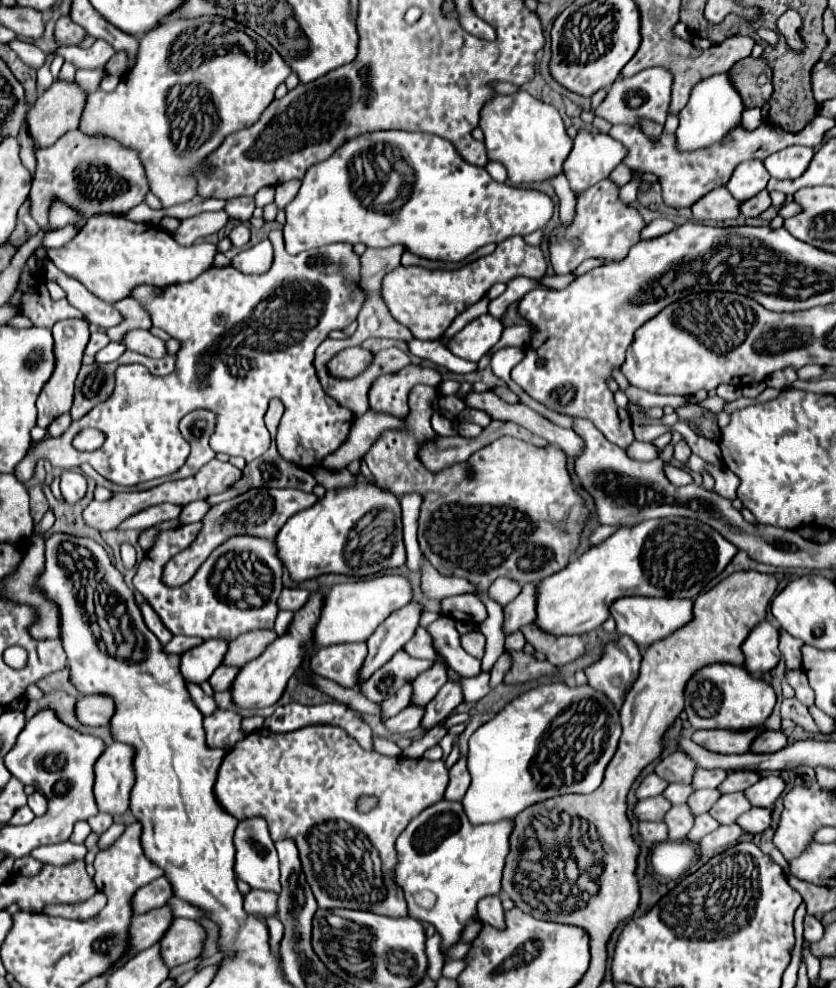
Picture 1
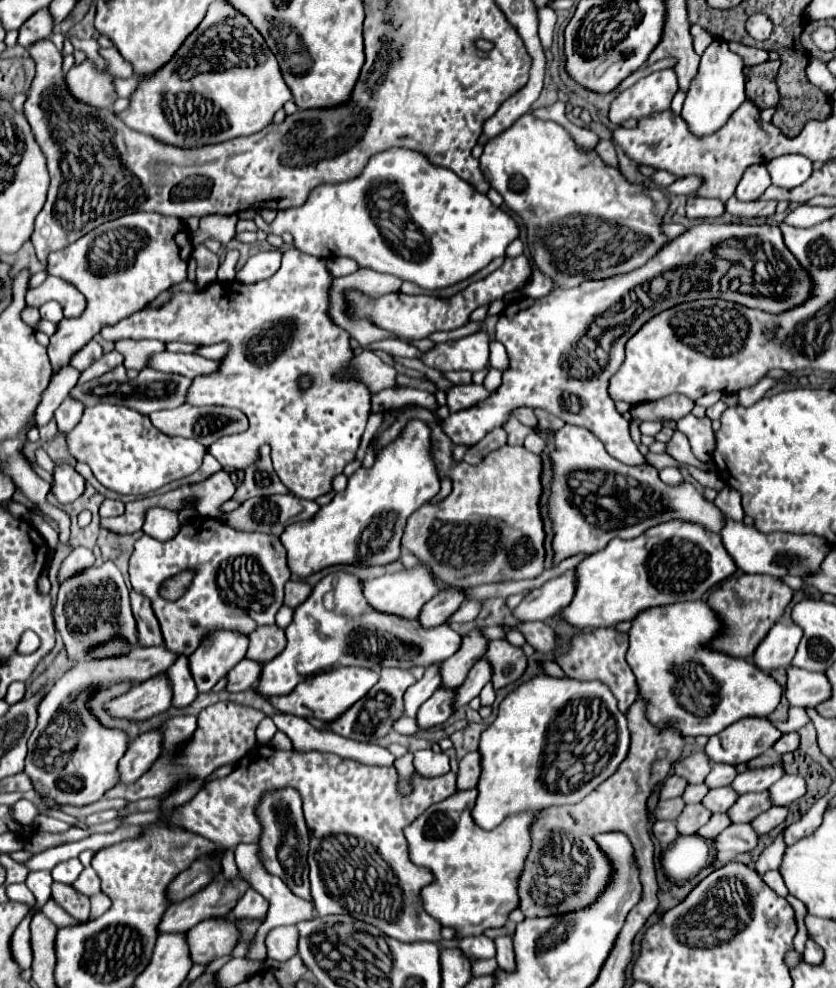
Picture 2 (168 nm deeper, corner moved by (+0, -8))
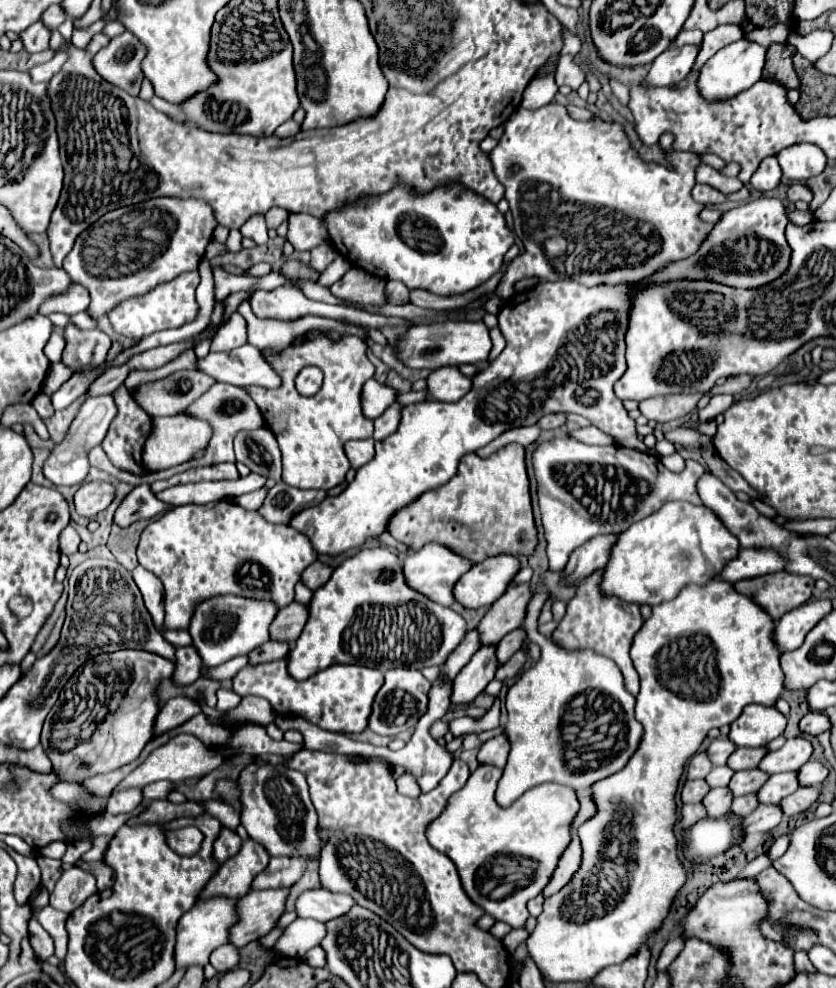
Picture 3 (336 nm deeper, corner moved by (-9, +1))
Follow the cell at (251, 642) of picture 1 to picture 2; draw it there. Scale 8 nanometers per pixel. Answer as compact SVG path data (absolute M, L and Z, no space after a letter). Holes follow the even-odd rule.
M263 626L249 634L249 648L245 658L265 664L285 648L285 632L277 626Z

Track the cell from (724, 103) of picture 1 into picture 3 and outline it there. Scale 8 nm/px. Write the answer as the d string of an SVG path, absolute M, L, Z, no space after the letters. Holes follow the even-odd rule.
M742 37L740 41L730 43L728 47L724 47L722 51L718 51L714 57L708 59L708 63L700 71L698 87L700 87L702 95L710 101L734 97L736 93L752 87L762 77L764 61L766 61L766 47Z

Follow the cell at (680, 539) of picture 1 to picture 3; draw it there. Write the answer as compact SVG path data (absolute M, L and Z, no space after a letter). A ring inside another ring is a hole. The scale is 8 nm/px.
M686 501L666 503L660 511L634 523L618 537L610 563L604 569L602 591L628 603L654 607L672 601L688 583L708 583L726 561L738 555L738 549L738 539L708 507Z

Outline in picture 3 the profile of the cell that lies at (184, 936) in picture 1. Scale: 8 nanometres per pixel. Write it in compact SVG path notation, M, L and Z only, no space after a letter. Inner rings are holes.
M288 887L276 891L248 891L238 901L240 921L230 929L230 943L236 947L244 947L246 943L268 935L282 917L288 895Z

